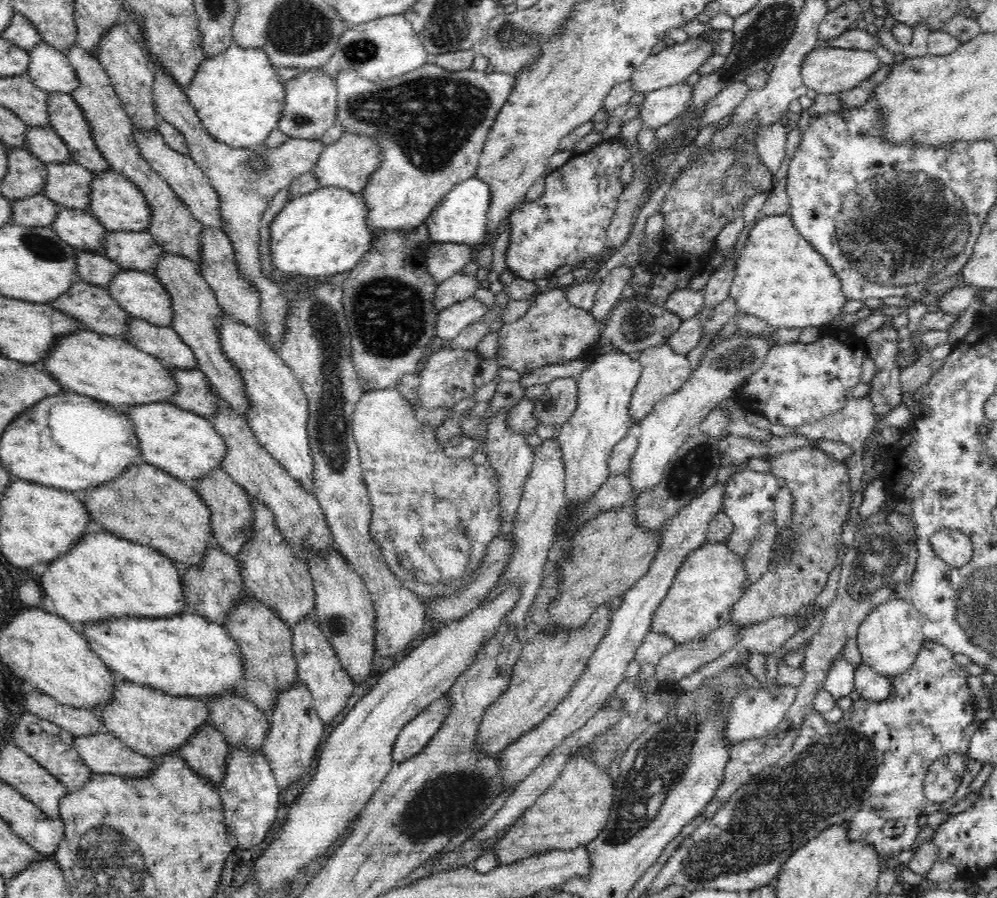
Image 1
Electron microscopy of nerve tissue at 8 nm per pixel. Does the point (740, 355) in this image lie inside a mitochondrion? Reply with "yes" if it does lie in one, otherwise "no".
yes

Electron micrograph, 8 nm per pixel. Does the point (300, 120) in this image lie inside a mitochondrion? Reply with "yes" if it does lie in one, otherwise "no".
yes

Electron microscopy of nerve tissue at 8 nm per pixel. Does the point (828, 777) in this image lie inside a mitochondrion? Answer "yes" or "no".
yes

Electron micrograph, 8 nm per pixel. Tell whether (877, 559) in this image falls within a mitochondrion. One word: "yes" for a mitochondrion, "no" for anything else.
yes

